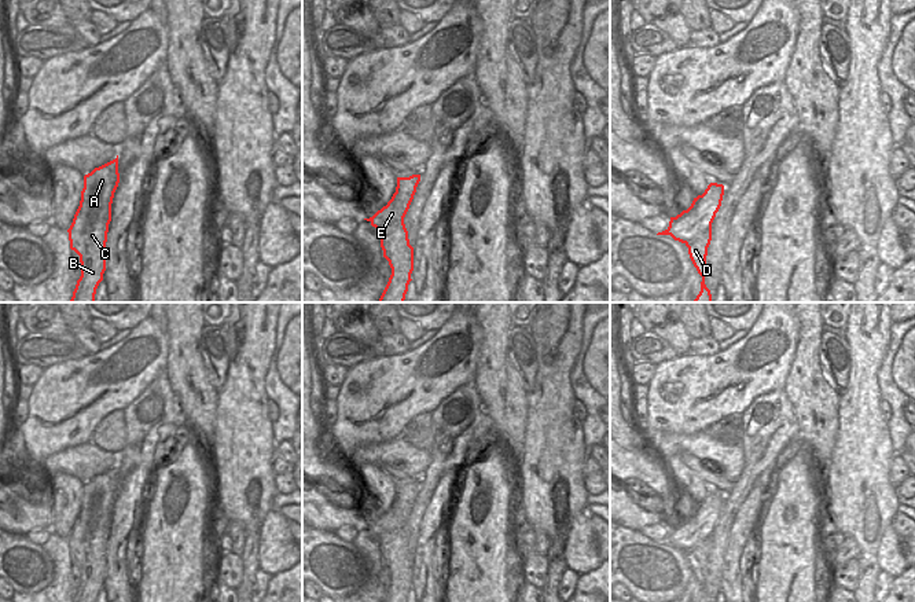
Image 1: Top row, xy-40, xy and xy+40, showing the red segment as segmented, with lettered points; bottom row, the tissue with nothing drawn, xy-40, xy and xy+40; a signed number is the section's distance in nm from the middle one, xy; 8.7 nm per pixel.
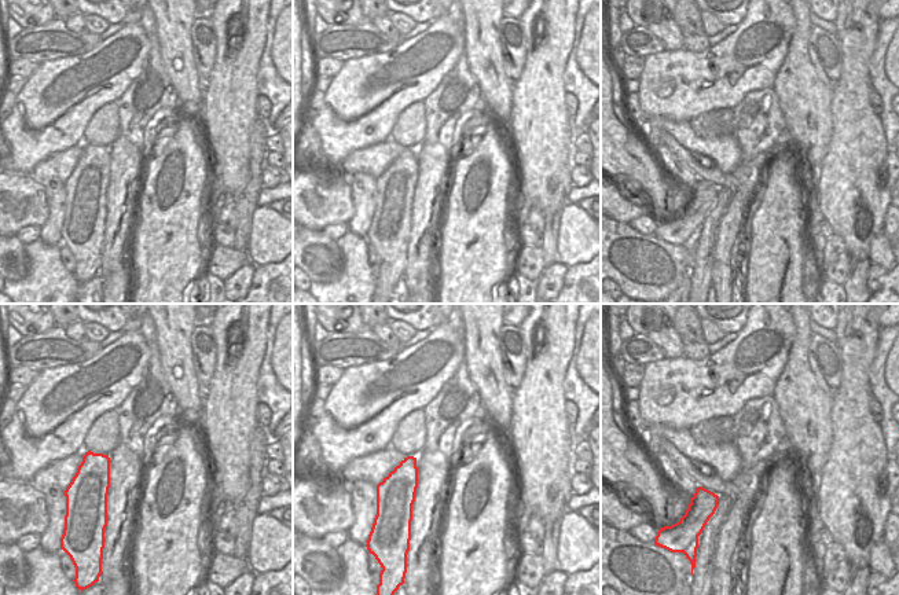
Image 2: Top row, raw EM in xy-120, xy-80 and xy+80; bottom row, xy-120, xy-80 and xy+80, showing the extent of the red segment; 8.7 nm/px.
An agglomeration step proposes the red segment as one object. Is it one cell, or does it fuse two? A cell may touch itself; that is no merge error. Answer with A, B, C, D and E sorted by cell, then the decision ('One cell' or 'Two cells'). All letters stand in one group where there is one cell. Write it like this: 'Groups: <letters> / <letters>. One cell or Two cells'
Groups: A B C D / E. Two cells

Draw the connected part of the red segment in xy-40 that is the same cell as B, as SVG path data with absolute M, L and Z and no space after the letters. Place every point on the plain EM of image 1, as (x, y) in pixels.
M118 463L84 484L80 514L67 537L70 557L80 564L81 570L81 584L73 602L96 602L103 588L111 511L118 491Z

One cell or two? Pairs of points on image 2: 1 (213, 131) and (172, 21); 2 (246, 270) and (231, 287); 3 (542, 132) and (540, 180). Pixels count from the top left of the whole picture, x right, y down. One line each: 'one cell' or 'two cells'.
1: two cells
2: one cell
3: one cell

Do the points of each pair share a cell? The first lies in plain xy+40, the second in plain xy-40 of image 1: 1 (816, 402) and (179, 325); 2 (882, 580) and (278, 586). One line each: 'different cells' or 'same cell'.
1: same cell
2: different cells

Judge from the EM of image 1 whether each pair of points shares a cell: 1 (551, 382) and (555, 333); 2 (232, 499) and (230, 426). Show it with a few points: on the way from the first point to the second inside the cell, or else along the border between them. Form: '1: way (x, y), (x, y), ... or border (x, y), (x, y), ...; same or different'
1: way (551, 370), (550, 358), (546, 353), (552, 345); same
2: way (232, 481), (232, 444); same

